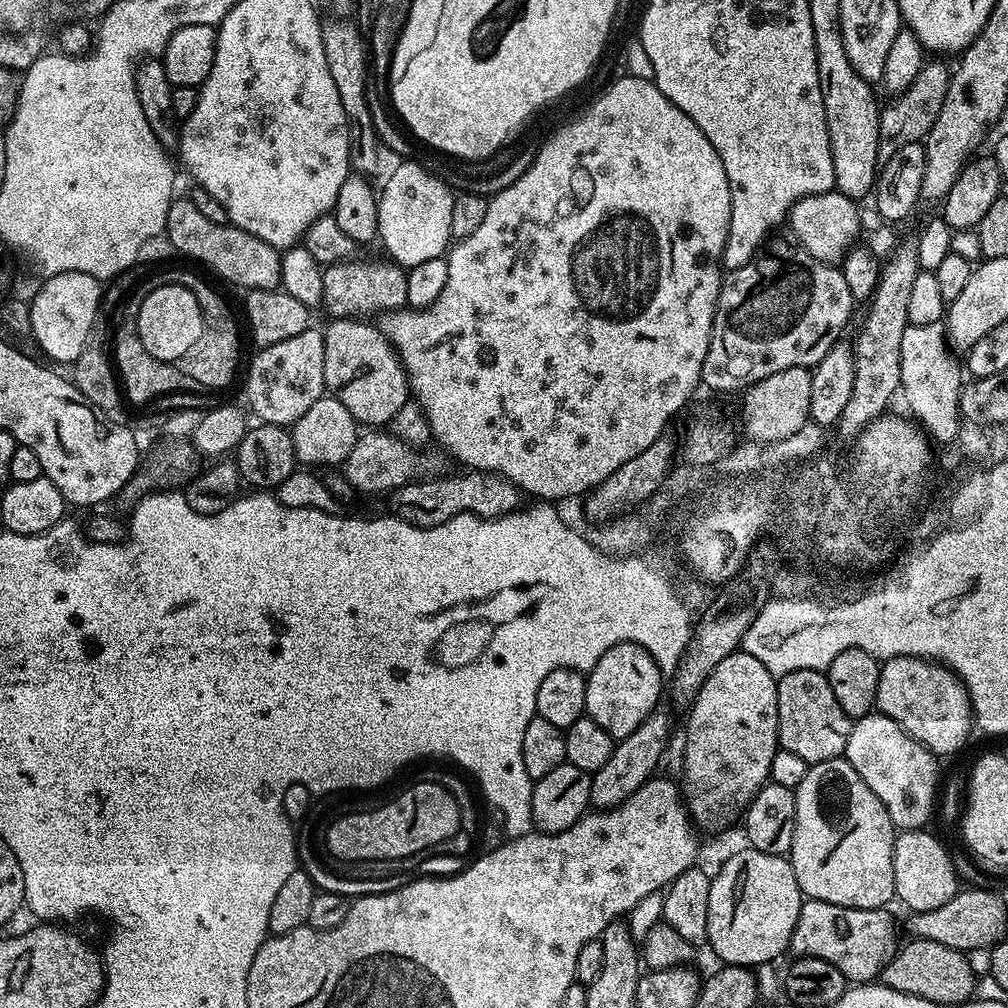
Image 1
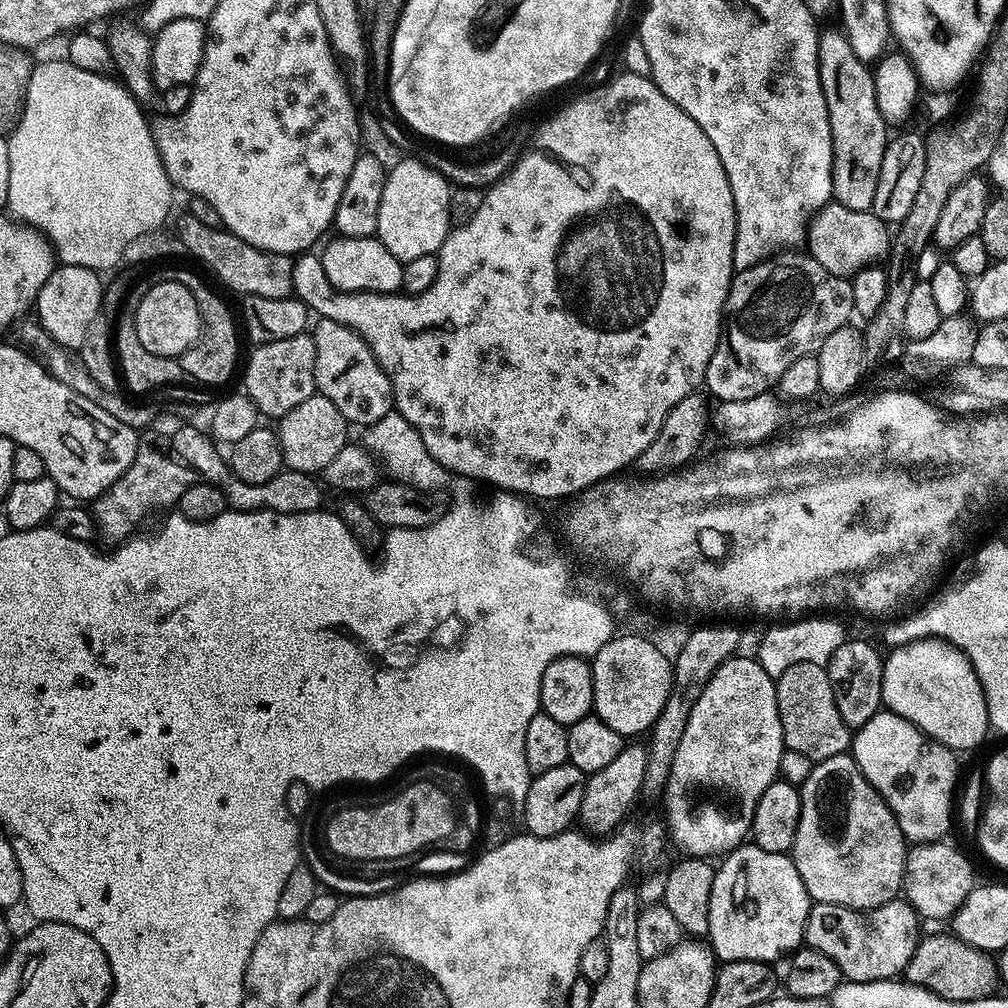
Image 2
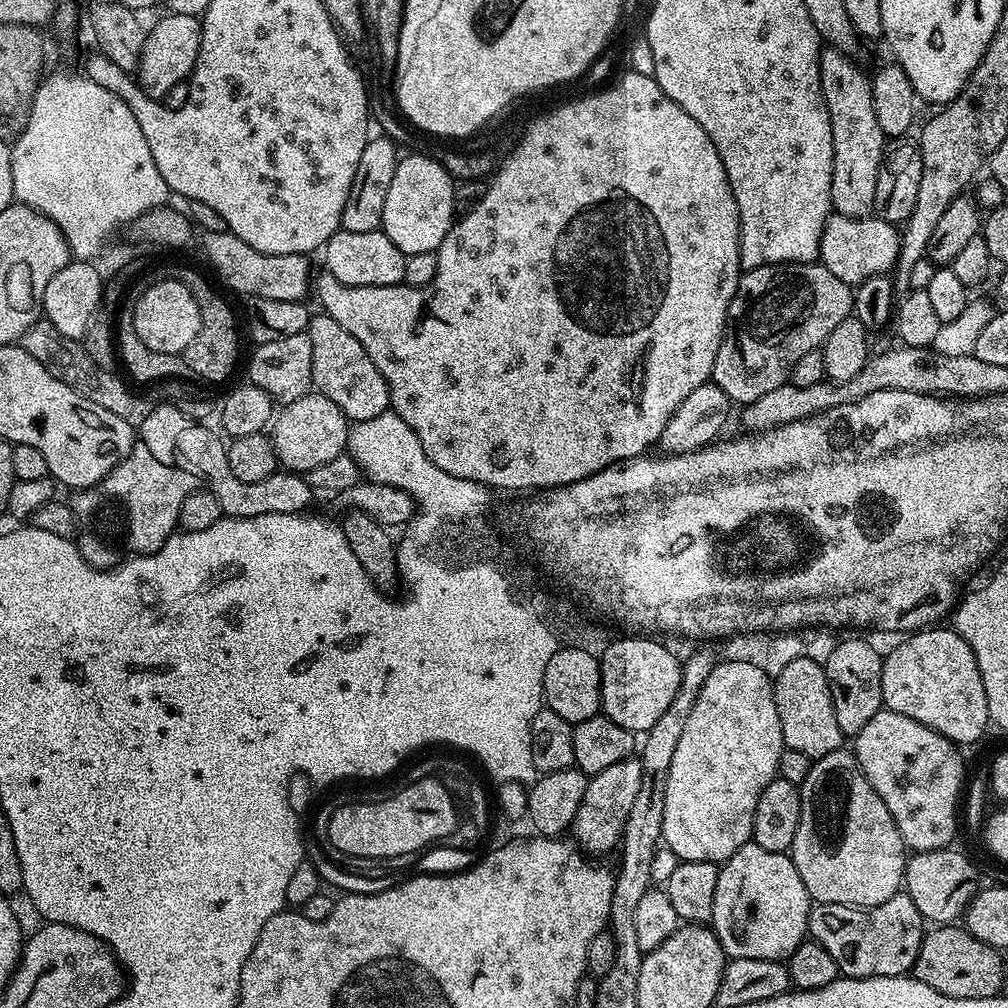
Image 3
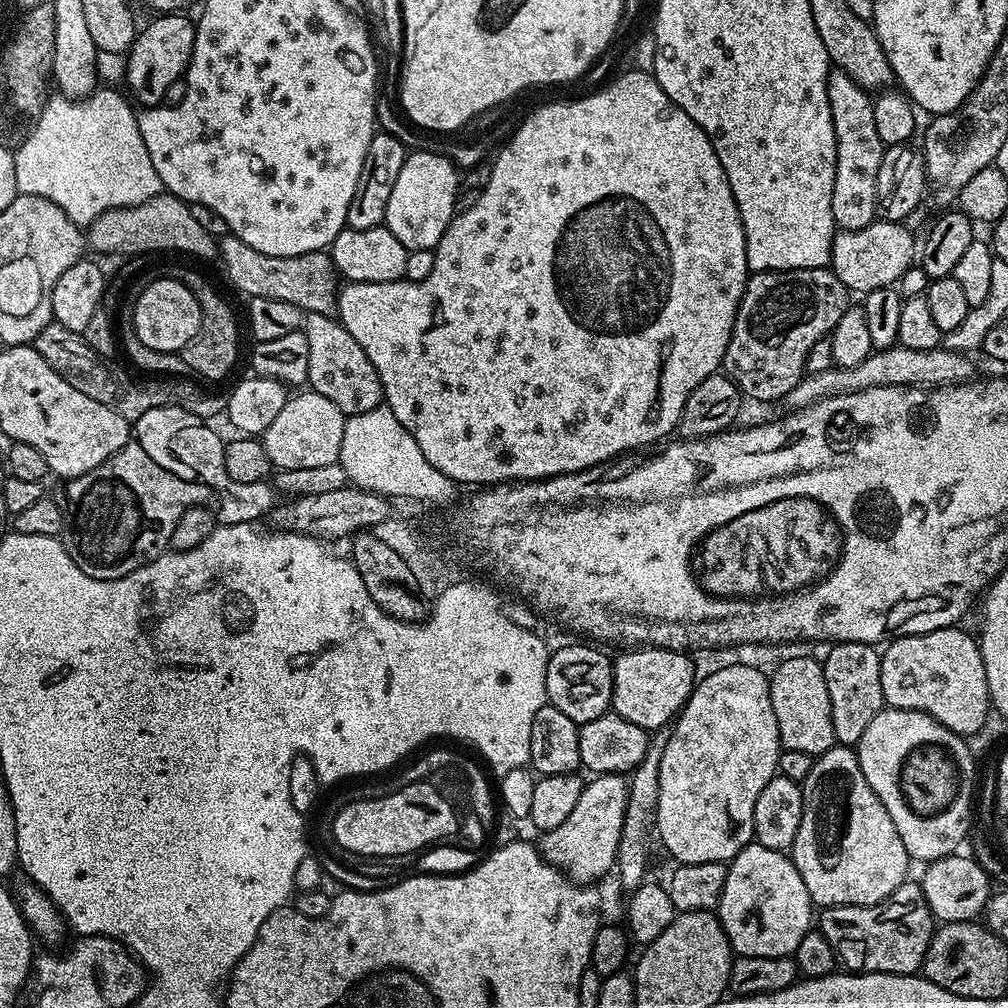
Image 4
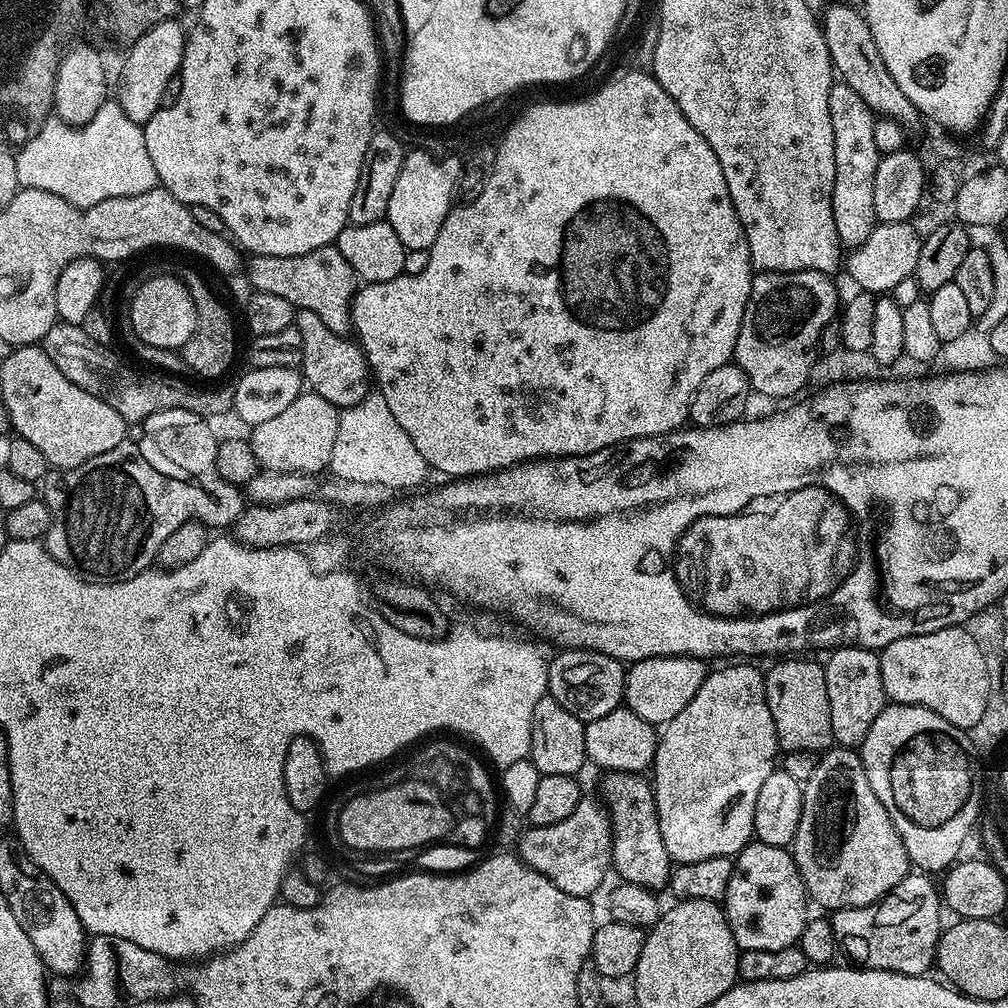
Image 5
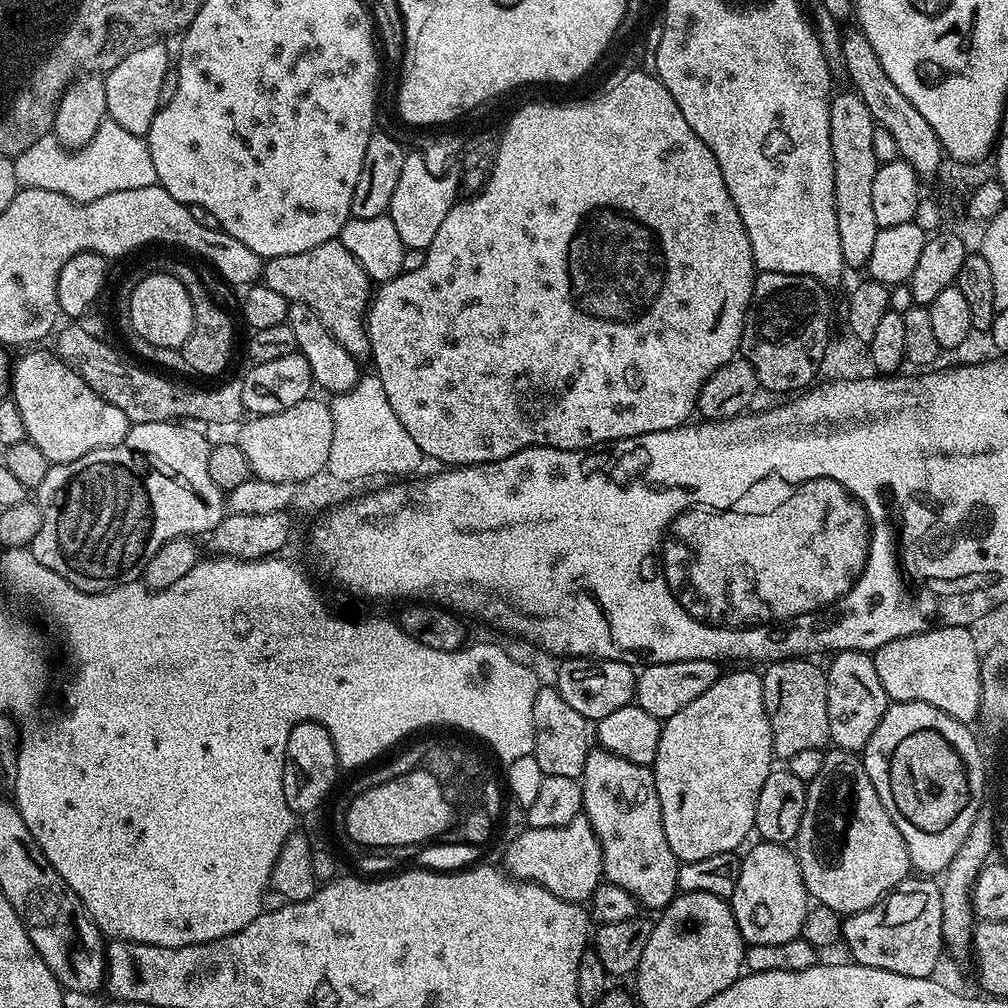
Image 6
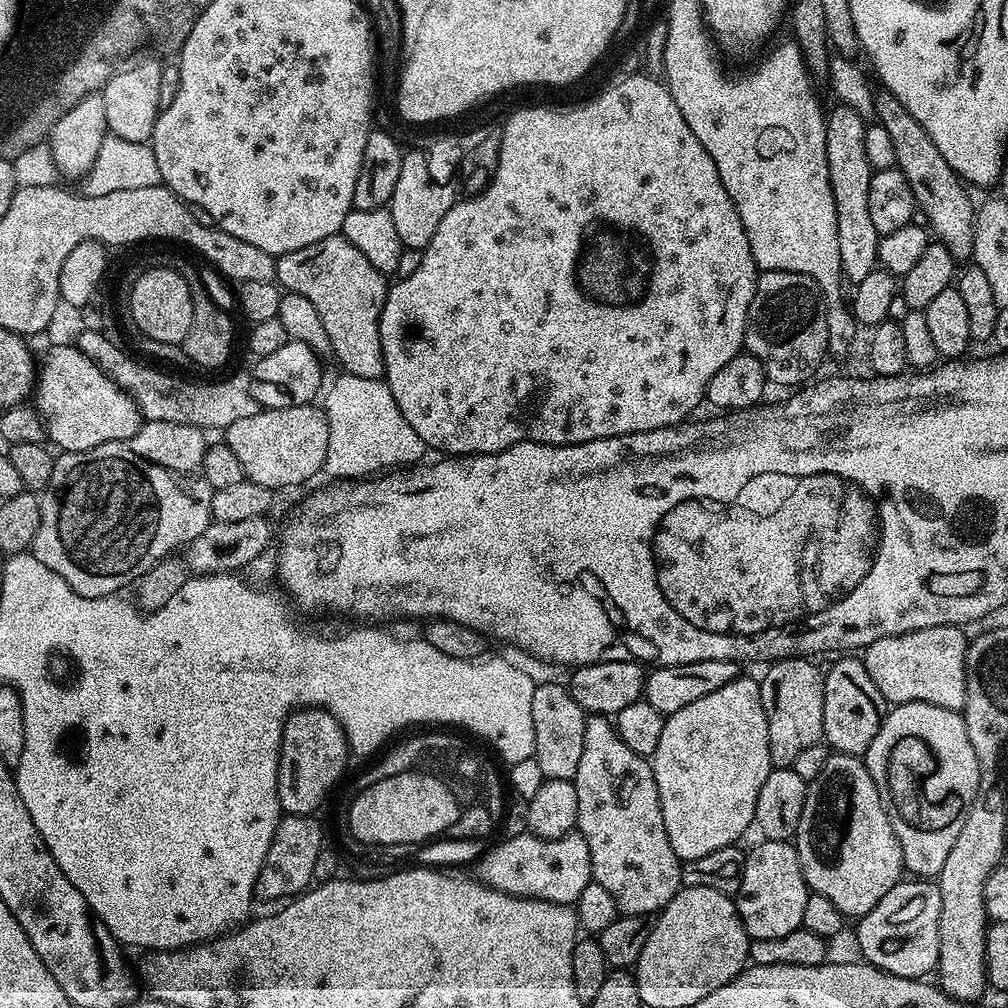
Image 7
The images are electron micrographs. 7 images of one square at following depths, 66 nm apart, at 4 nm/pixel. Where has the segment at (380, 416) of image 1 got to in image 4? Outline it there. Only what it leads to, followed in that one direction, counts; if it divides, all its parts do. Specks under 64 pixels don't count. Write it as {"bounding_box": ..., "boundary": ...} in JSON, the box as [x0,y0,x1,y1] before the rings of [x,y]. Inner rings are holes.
{"bounding_box":[302,312,384,417],"boundary":[[[309,312],[304,318],[302,329],[306,338],[306,346],[310,346],[310,370],[307,383],[311,391],[322,394],[322,398],[330,398],[338,410],[344,412],[345,417],[354,414],[366,414],[366,410],[374,410],[381,407],[384,399],[382,382],[378,378],[378,370],[366,358],[366,350],[350,338],[339,319]]]}

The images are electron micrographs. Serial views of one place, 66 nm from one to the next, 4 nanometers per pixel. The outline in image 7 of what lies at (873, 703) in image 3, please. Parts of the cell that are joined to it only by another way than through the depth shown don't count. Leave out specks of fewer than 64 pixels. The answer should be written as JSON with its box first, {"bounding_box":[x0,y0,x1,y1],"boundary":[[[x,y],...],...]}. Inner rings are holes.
{"bounding_box":[824,654,890,757],"boundary":[[[848,654],[824,672],[824,740],[833,753],[845,752],[847,756],[863,757],[874,734],[882,726],[890,705],[882,690],[874,686],[874,678],[866,670],[863,659]]]}

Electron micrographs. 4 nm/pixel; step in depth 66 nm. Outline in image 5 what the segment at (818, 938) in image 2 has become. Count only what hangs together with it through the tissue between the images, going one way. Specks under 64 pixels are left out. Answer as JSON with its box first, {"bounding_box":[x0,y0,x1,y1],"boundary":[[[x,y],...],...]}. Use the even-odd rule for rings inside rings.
{"bounding_box":[831,870,942,976],"boundary":[[[919,870],[902,878],[898,886],[876,904],[865,908],[838,908],[831,913],[834,926],[834,938],[839,951],[849,956],[853,965],[861,968],[877,968],[887,972],[897,972],[907,976],[923,976],[933,967],[936,959],[936,947],[940,941],[942,923],[940,924],[940,908],[942,912],[942,896],[931,875]]]}

